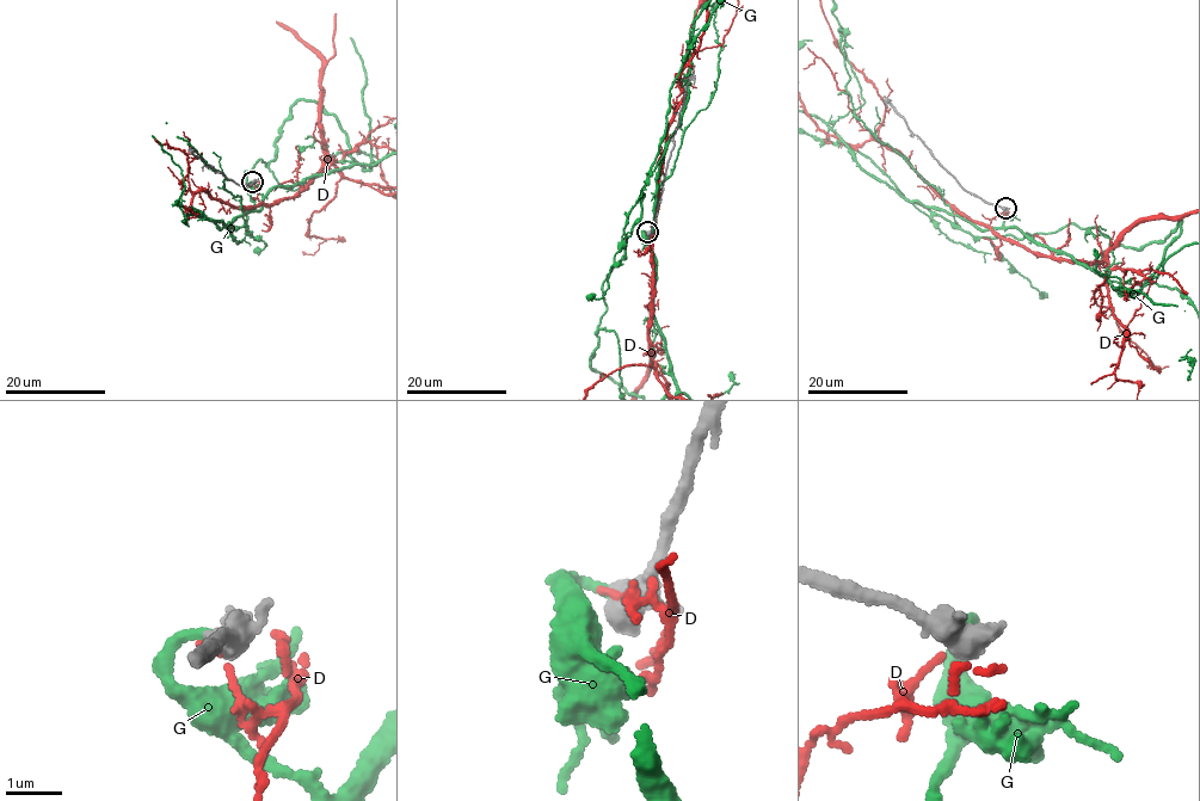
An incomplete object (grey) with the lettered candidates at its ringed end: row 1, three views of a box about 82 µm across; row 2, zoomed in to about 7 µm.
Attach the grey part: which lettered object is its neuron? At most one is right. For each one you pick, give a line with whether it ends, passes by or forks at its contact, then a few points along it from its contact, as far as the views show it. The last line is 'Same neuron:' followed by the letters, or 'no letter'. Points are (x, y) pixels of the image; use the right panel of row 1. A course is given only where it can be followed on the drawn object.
G: it ends
Same neuron: G

